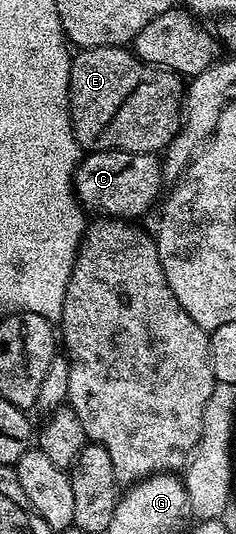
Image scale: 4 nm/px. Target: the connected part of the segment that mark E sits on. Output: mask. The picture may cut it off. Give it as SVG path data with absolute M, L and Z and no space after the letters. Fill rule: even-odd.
M122 45L80 48L71 58L71 125L79 125L75 138L84 150L120 149L130 153L166 150L179 131L184 96L180 74L148 65ZM103 121L111 121L111 129L103 129Z

